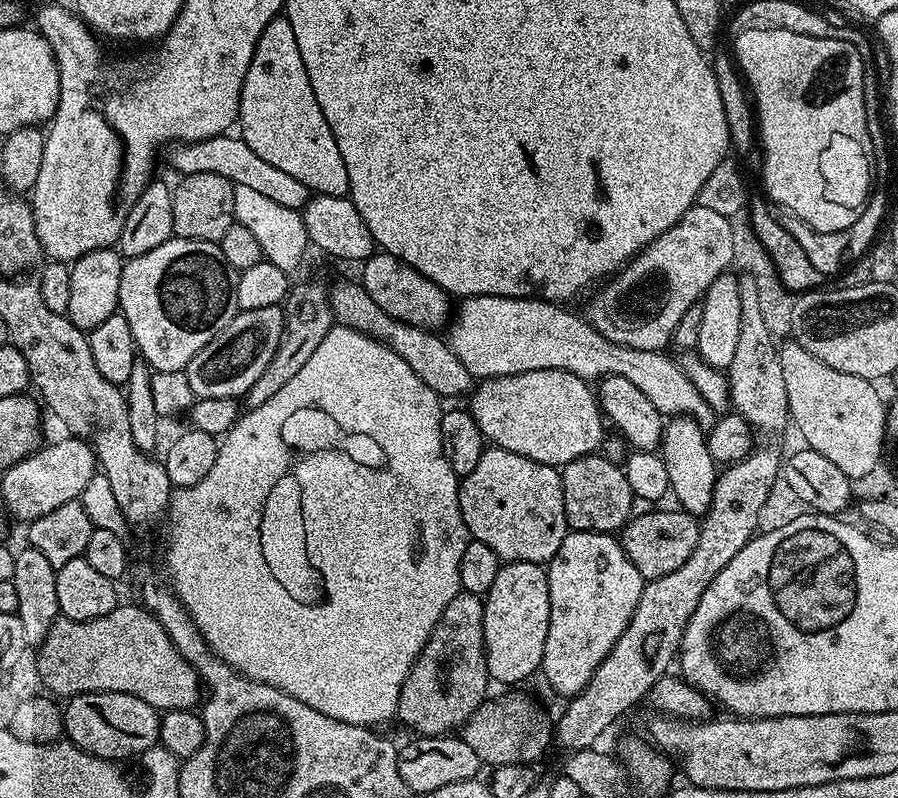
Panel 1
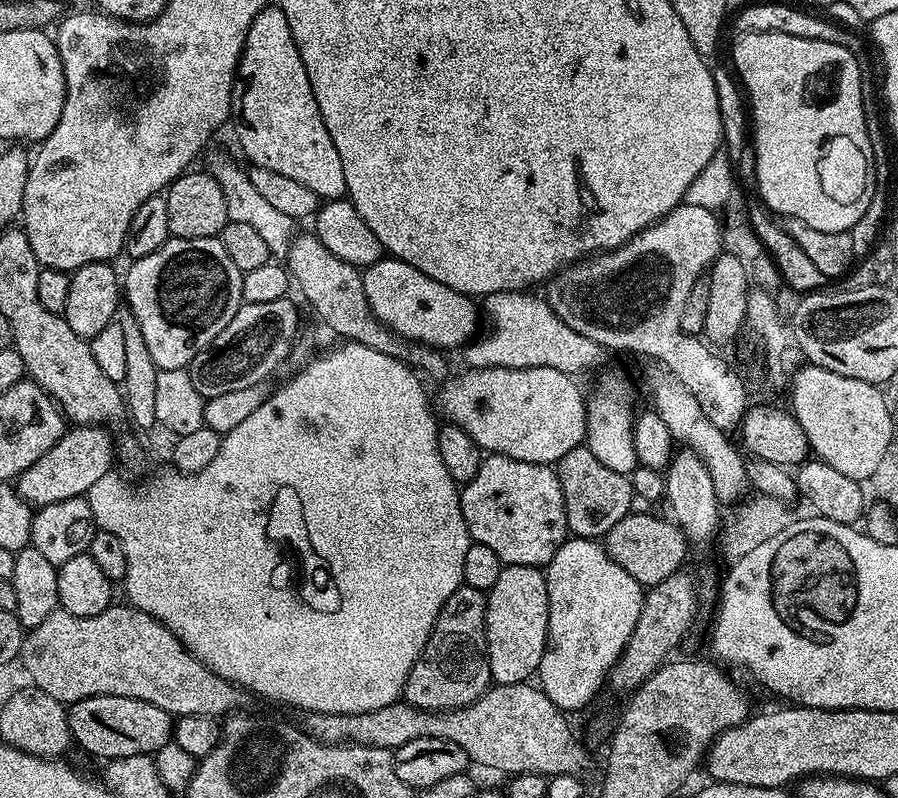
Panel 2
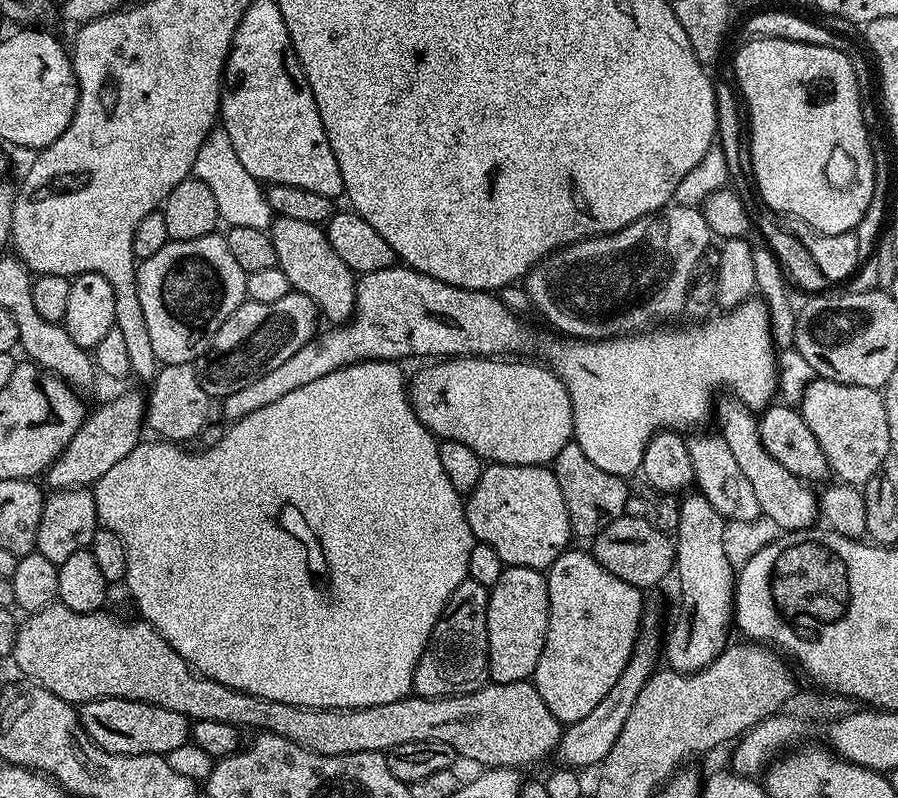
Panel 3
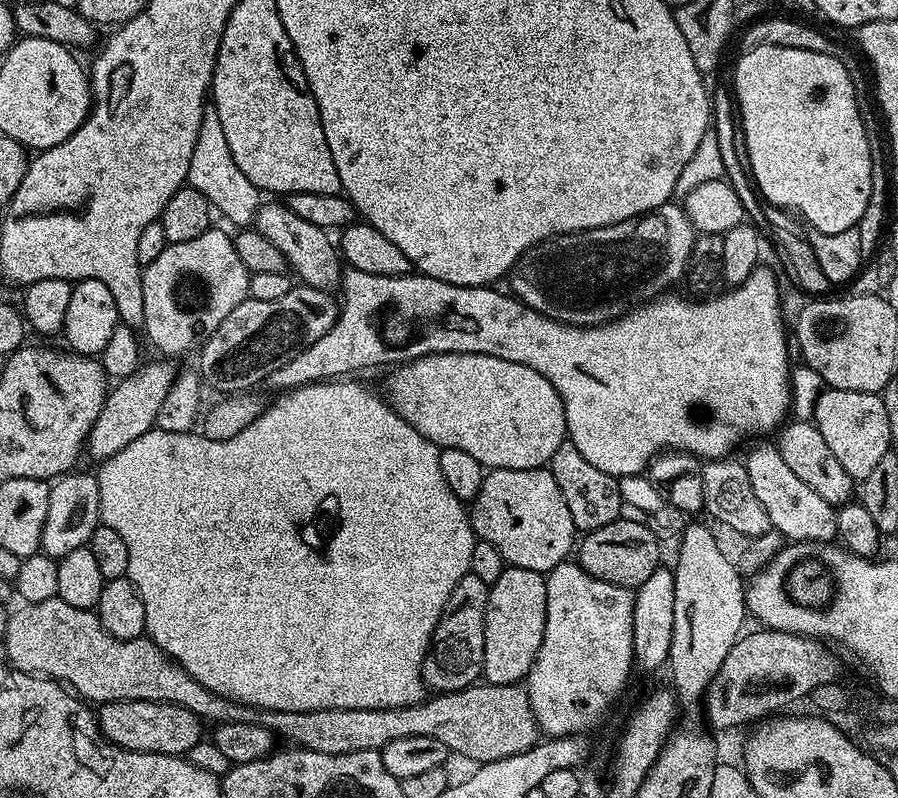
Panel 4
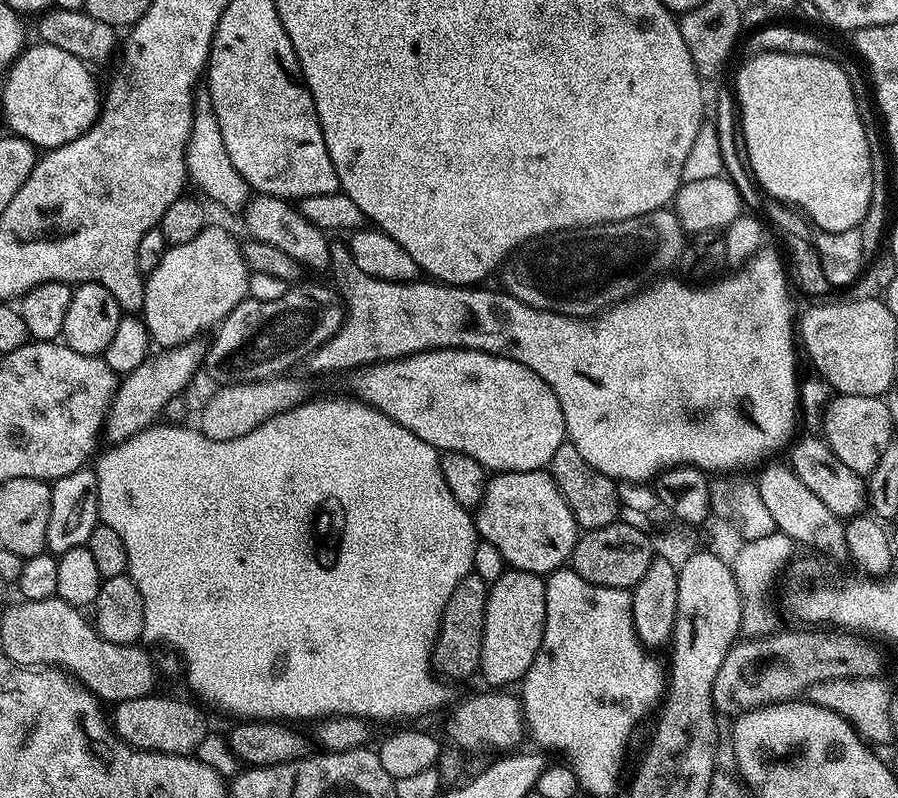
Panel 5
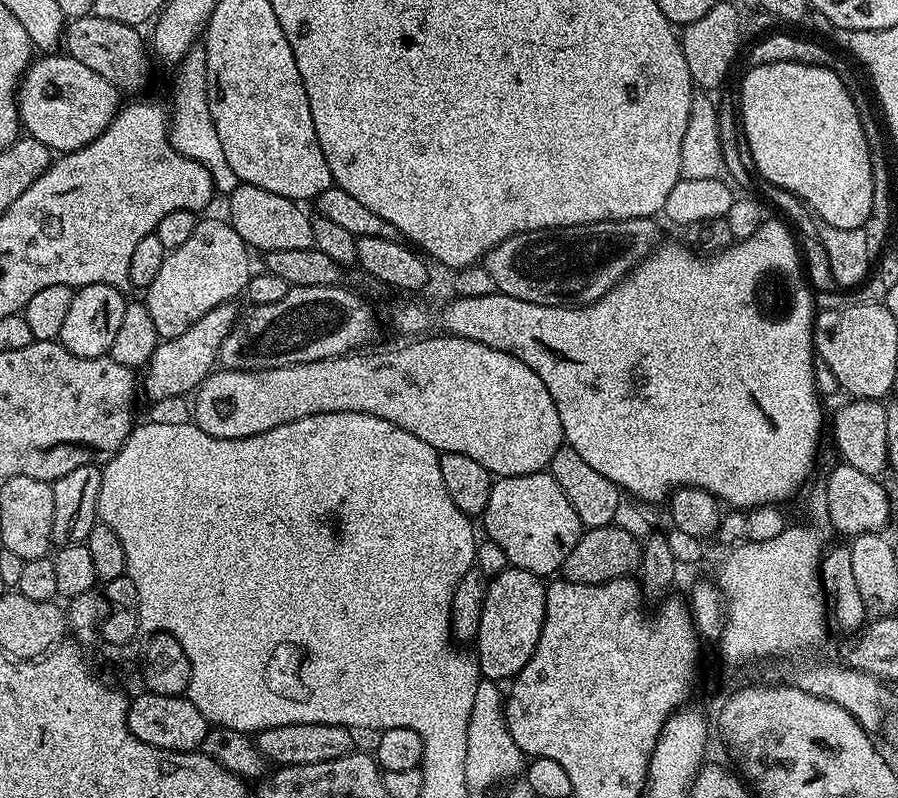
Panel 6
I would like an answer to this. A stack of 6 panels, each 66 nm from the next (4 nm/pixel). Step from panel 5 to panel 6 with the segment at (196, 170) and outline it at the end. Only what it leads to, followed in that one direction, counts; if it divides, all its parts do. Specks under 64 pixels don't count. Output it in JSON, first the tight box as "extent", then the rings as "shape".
{"extent":[168,46,238,194],"shape":[[[202,46],[192,47],[175,65],[176,77],[172,80],[172,112],[170,108],[170,123],[168,124],[168,141],[176,152],[181,152],[188,160],[198,162],[210,170],[213,189],[217,193],[231,194],[238,183],[234,170],[230,170],[230,161],[222,151],[222,141],[218,139],[218,130],[214,130],[214,118],[210,118],[210,102],[208,101],[208,83],[206,82],[206,50]]]}

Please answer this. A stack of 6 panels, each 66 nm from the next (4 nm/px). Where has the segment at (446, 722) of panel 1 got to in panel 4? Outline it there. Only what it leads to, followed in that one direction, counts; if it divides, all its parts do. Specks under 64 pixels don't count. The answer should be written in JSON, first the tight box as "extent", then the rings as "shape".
{"extent":[420,572,490,693],"shape":[[[473,572],[466,573],[458,582],[458,586],[454,586],[442,610],[442,618],[434,630],[420,671],[420,677],[433,693],[460,692],[463,688],[471,688],[483,677],[489,587],[490,585],[482,582],[482,578],[478,578],[478,574]]]}

